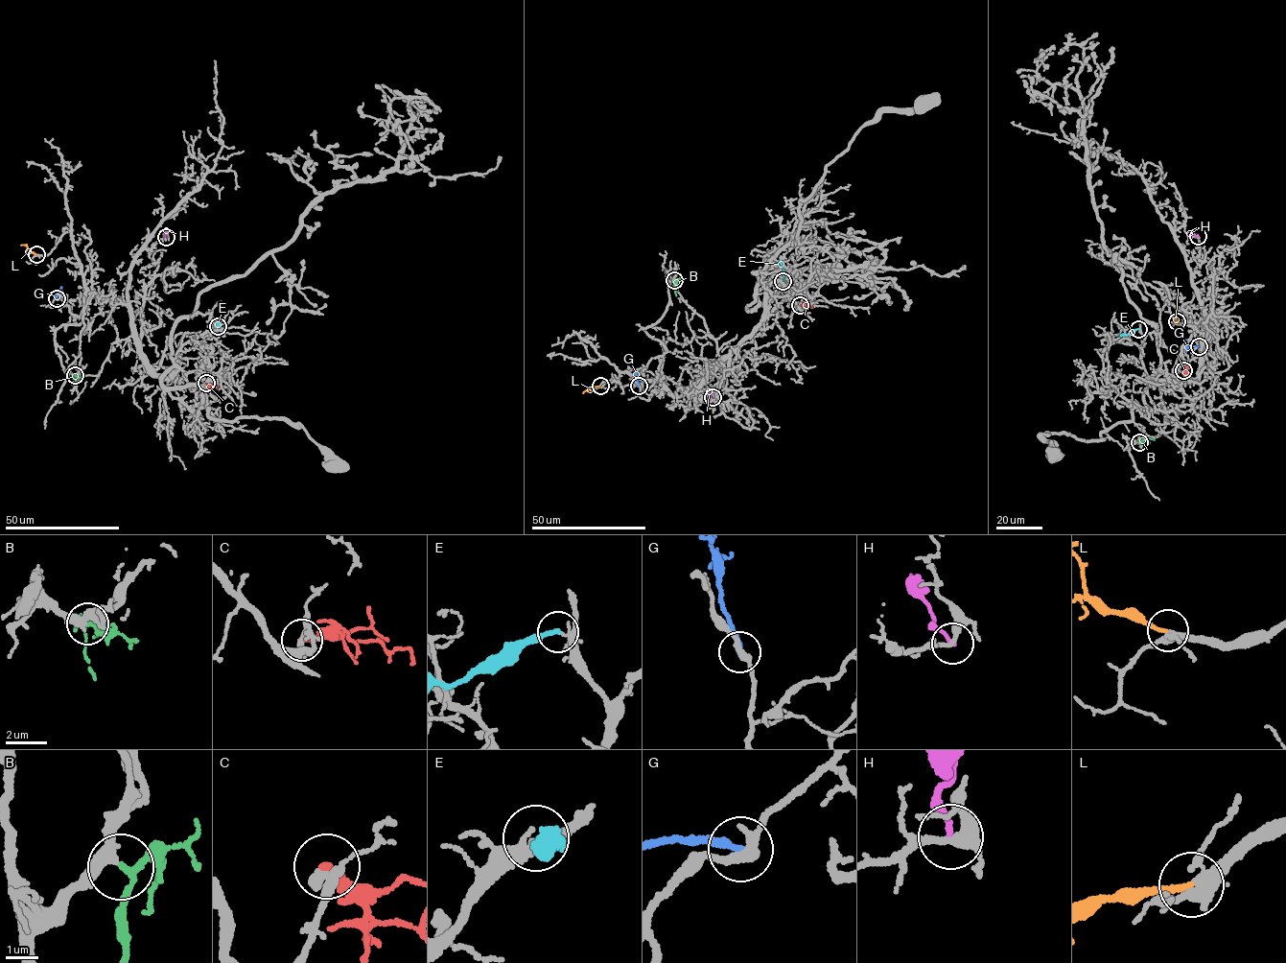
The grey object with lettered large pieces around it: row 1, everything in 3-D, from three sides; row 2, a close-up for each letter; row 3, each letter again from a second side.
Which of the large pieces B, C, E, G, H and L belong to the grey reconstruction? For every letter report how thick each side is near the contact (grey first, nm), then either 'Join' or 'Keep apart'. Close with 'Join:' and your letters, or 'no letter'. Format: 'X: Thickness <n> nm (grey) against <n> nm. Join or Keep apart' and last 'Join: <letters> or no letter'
B: Thickness 360 nm (grey) against 190 nm. Join
C: Thickness 320 nm (grey) against 300 nm. Keep apart
E: Thickness 220 nm (grey) against 200 nm. Keep apart
G: Thickness 320 nm (grey) against 240 nm. Keep apart
H: Thickness 240 nm (grey) against 160 nm. Keep apart
L: Thickness 320 nm (grey) against 190 nm. Join
Join: B, L

